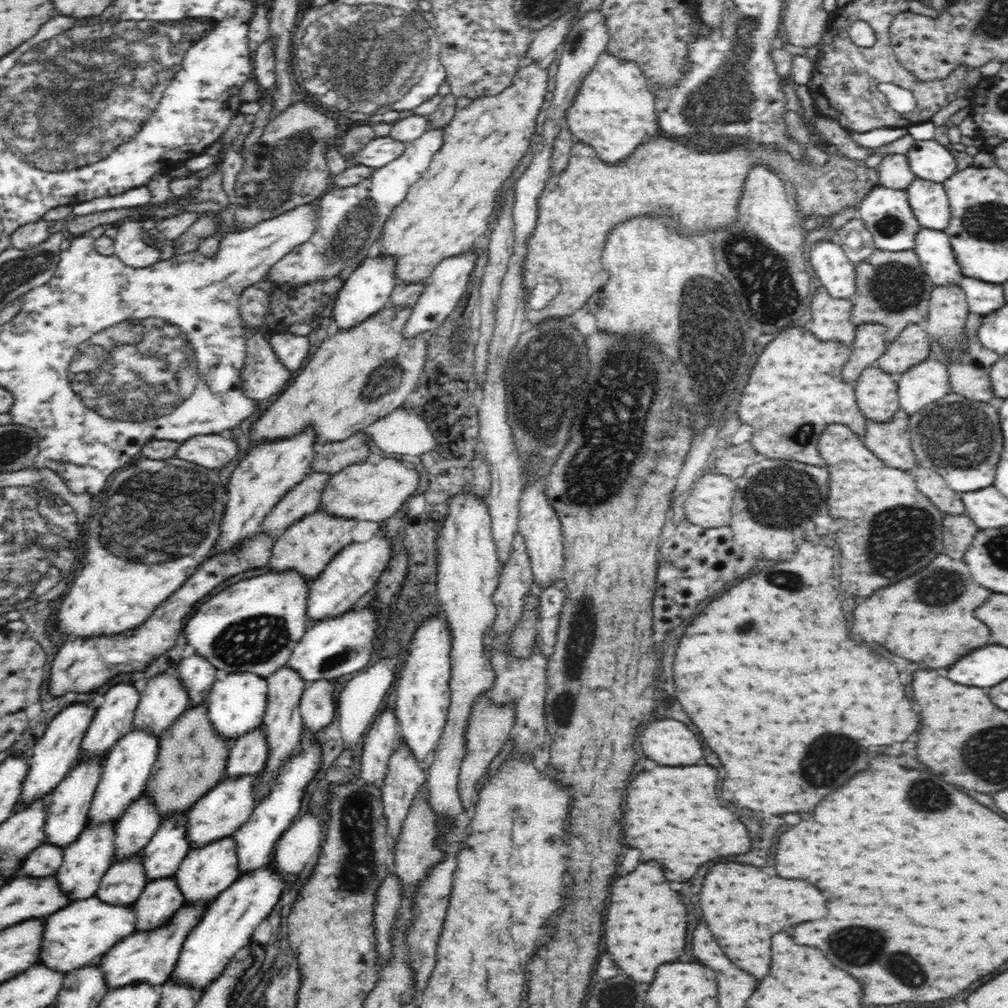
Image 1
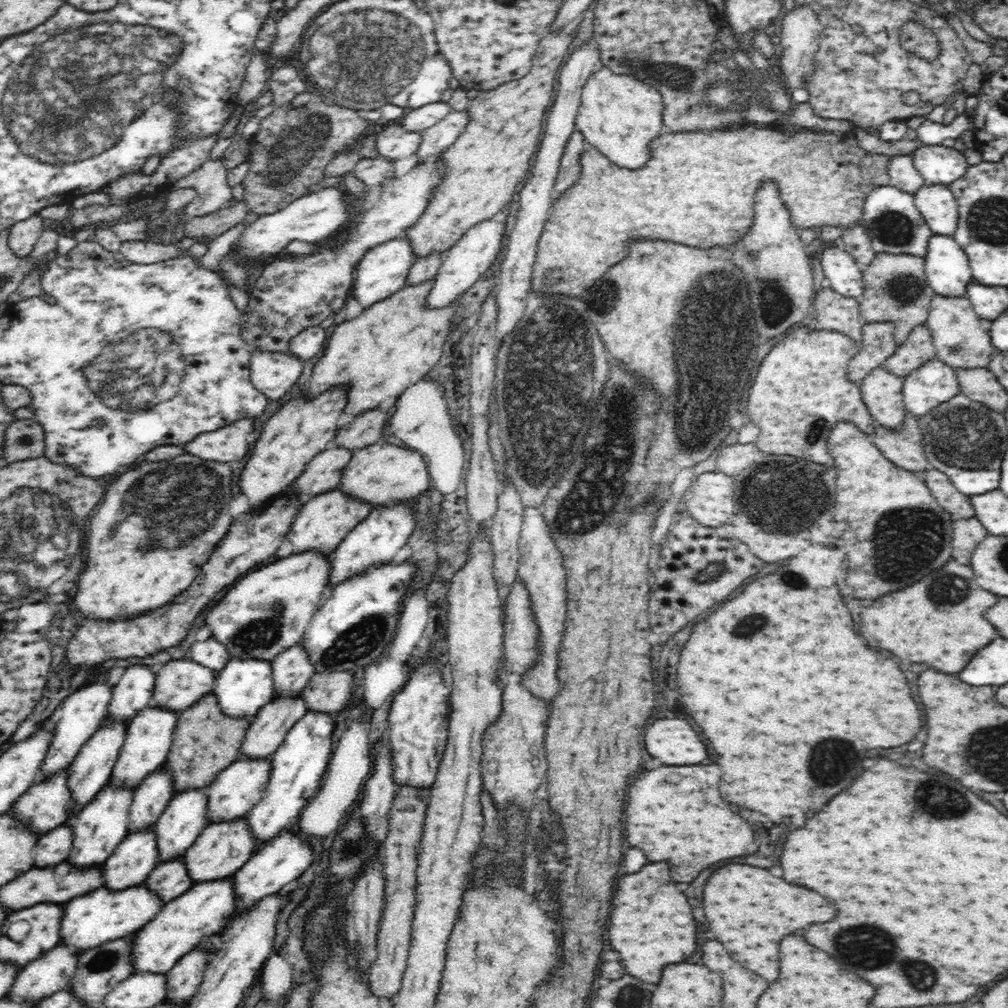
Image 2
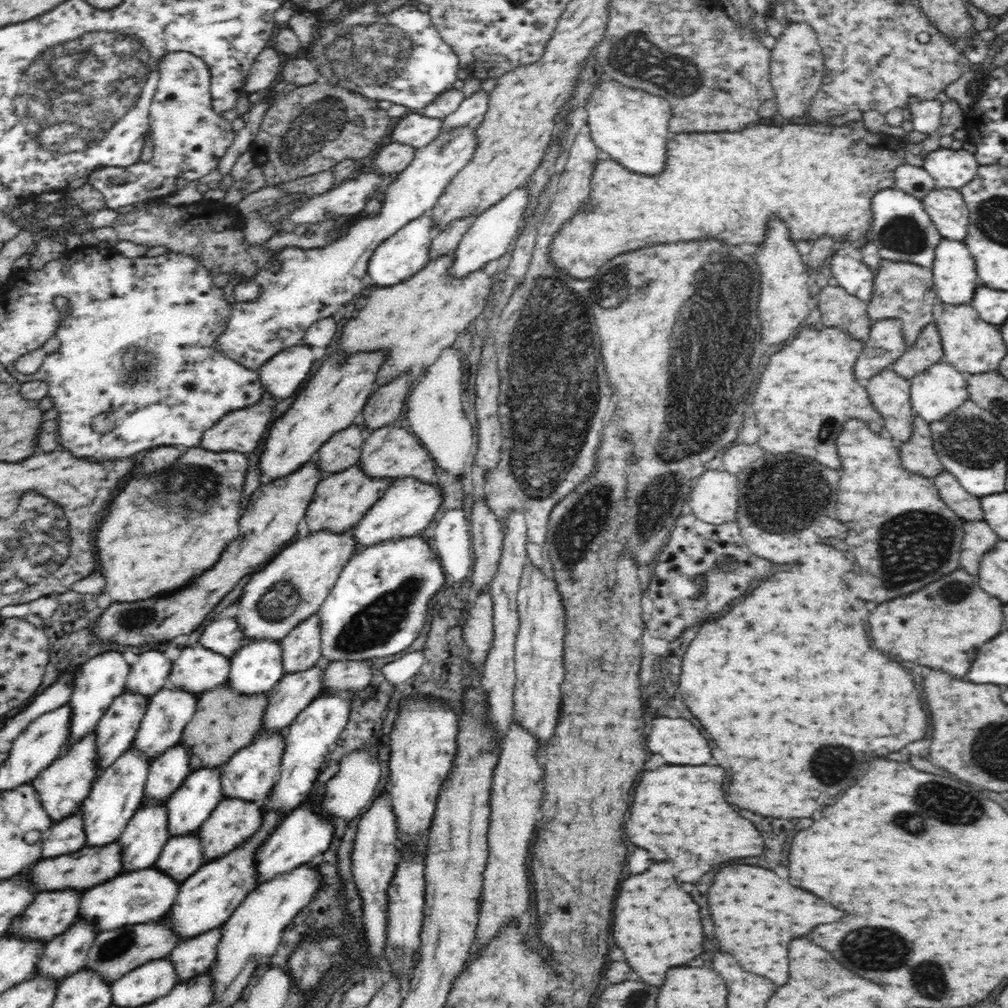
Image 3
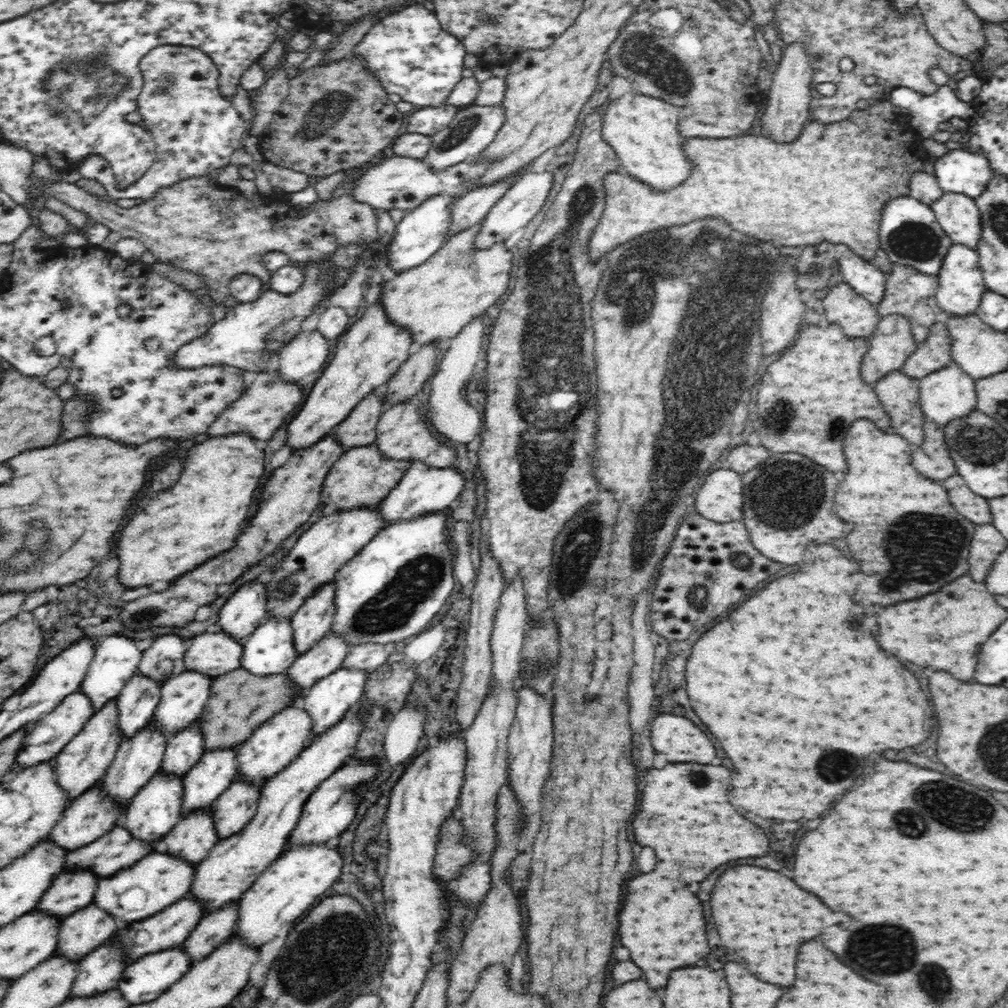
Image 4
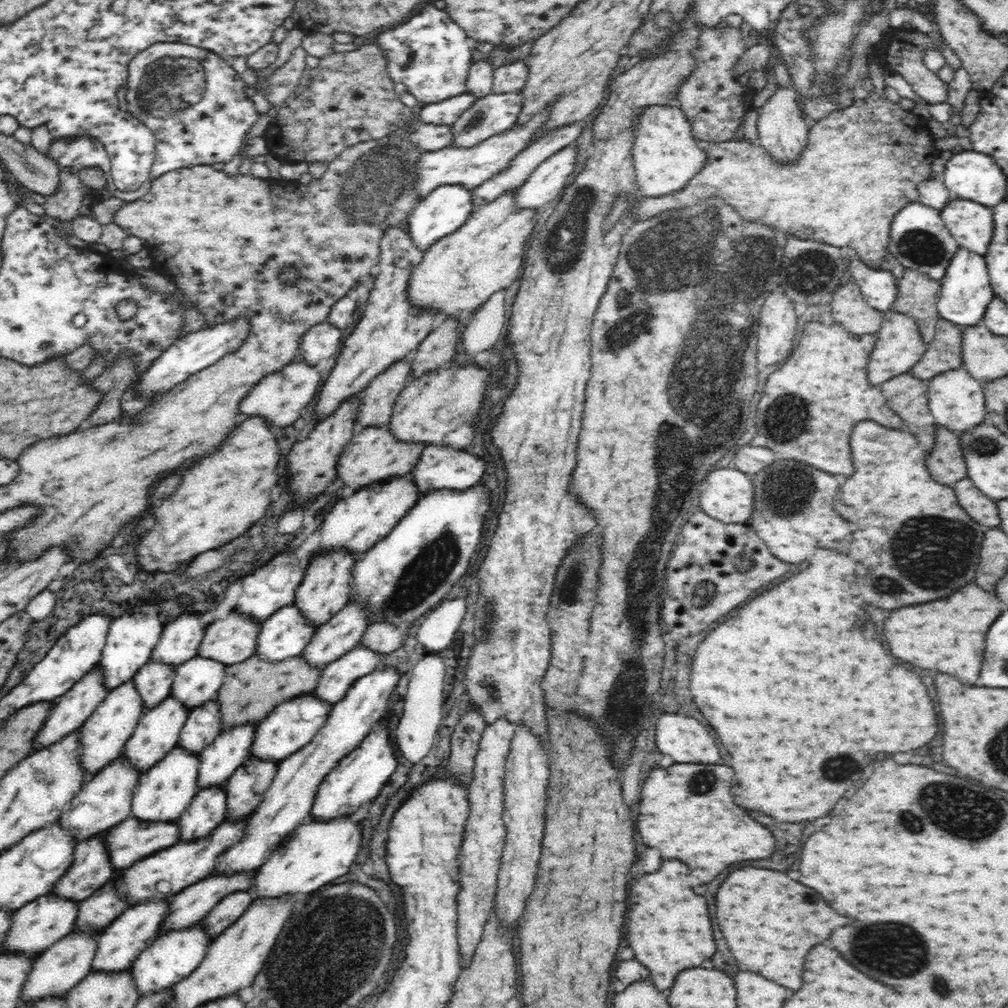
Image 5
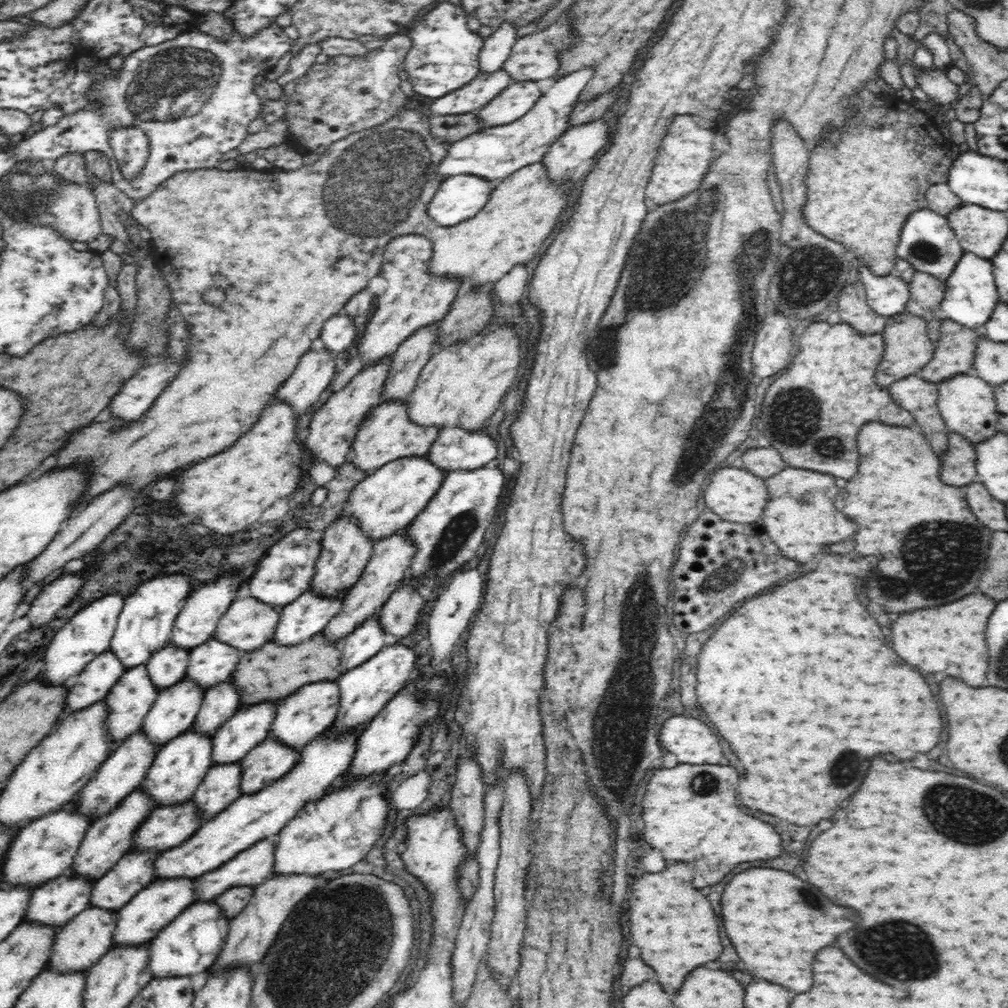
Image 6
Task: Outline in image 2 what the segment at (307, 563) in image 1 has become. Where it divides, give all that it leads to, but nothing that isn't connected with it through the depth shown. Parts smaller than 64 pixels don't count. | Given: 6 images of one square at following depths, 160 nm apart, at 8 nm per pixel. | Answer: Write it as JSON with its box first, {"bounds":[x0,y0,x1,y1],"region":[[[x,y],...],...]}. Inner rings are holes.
{"bounds":[285,488,373,555],"region":[[[339,488],[310,498],[306,504],[301,506],[298,514],[294,516],[290,532],[285,536],[292,544],[292,554],[318,551],[322,555],[331,555],[337,550],[337,546],[344,541],[344,538],[362,522],[362,519],[367,517],[372,509],[373,507],[367,502],[351,498]]]}

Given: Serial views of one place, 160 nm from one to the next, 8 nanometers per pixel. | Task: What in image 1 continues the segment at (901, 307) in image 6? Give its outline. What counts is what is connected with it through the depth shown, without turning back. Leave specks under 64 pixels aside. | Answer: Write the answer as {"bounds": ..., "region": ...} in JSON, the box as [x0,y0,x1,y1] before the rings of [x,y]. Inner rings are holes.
{"bounds":[809,240,856,299],"region":[[[820,240],[812,245],[809,252],[810,264],[818,276],[822,287],[826,288],[830,296],[834,298],[850,299],[856,290],[855,263],[847,256],[842,247],[836,240]]]}

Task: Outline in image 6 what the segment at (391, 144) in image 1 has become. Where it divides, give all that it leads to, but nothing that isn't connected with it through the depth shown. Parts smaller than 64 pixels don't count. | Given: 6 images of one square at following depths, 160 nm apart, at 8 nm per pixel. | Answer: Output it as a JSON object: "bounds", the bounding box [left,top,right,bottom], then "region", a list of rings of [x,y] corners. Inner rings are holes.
{"bounds":[430,69,512,116],"region":[[[504,69],[494,73],[480,73],[464,87],[433,99],[430,114],[447,116],[478,112],[511,84],[512,79]]]}

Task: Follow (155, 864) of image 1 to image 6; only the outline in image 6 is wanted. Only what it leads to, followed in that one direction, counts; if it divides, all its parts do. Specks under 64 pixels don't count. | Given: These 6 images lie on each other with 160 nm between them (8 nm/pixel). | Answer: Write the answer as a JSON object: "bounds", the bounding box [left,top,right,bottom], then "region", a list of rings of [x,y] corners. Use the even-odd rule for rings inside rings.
{"bounds":[212,702,276,764],"region":[[[258,702],[240,707],[212,736],[213,764],[232,764],[242,760],[252,748],[267,739],[275,714],[276,702]]]}

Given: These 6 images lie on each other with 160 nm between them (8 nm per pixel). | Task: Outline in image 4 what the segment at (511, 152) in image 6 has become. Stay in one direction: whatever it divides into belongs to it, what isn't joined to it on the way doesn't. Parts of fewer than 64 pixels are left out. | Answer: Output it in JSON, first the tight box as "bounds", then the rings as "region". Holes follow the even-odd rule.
{"bounds":[353,155,488,210],"region":[[[394,155],[361,174],[362,176],[358,178],[358,186],[354,188],[353,197],[356,202],[369,204],[377,210],[413,209],[440,192],[446,192],[451,197],[456,196],[457,192],[462,190],[462,186],[478,182],[488,165],[487,160],[477,162],[476,158],[471,158],[444,170],[432,170],[429,162],[426,162],[424,158],[404,158]]]}

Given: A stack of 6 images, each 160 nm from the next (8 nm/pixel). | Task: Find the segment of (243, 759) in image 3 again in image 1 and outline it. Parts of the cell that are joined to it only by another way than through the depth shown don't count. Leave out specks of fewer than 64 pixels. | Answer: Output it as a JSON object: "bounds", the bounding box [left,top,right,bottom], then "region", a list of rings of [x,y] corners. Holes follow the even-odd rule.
{"bounds":[186,774,258,849],"region":[[[256,774],[246,776],[224,777],[203,798],[196,801],[186,812],[186,836],[192,849],[206,846],[214,840],[233,836],[233,834],[249,820],[254,807],[258,803],[255,791]]]}

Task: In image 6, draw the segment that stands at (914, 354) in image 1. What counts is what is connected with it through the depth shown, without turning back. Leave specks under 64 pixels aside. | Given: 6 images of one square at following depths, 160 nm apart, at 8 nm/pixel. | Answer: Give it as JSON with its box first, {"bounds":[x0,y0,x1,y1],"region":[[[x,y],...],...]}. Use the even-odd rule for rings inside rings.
{"bounds":[916,317,979,383],"region":[[[944,317],[939,339],[934,342],[933,357],[916,375],[928,382],[939,383],[959,374],[973,373],[974,351],[979,336],[979,330]]]}

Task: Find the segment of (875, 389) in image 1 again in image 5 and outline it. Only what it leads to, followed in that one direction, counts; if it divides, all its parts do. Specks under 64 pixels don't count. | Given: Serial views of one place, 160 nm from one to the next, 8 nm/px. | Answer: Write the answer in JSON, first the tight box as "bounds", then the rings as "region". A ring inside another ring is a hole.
{"bounds":[882,373,935,452],"region":[[[904,373],[882,384],[888,406],[902,419],[901,430],[910,431],[928,452],[935,445],[935,418],[928,406],[927,383]]]}

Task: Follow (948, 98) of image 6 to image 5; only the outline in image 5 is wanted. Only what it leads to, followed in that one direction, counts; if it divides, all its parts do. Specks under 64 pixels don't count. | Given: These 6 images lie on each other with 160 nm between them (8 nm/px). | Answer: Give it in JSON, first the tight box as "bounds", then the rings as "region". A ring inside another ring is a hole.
{"bounds":[872,30,948,105],"region":[[[893,30],[886,32],[885,41],[879,42],[873,49],[872,54],[880,57],[888,73],[900,75],[920,98],[924,99],[927,104],[934,105],[944,103],[948,94],[948,83],[940,80],[938,75],[930,72],[924,65],[925,52],[937,48],[940,51],[943,48],[941,44],[940,33],[932,31],[926,35],[916,30]]]}

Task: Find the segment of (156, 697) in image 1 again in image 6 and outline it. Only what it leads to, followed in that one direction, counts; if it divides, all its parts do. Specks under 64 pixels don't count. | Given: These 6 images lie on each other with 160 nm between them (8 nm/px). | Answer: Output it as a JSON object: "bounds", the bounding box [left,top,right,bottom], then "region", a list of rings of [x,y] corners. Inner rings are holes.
{"bounds":[212,594,281,653],"region":[[[243,594],[222,615],[212,637],[242,653],[252,652],[273,640],[281,608]]]}

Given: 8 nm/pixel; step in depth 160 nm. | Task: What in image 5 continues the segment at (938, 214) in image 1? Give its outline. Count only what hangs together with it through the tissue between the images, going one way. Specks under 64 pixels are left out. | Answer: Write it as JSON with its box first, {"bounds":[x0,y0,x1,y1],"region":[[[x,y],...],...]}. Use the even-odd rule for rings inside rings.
{"bounds":[940,199,994,254],"region":[[[950,199],[940,210],[941,219],[962,249],[986,254],[994,230],[993,210],[964,199]]]}

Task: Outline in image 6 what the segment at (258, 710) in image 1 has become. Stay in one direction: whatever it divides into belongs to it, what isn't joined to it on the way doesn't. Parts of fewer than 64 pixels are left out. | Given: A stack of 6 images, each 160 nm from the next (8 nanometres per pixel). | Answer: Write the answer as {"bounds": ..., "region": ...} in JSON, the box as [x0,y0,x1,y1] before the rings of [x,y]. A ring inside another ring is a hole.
{"bounds":[273,588,348,646],"region":[[[312,588],[283,606],[273,634],[278,646],[296,646],[321,633],[335,614],[340,612],[348,591],[336,598],[324,598]]]}

